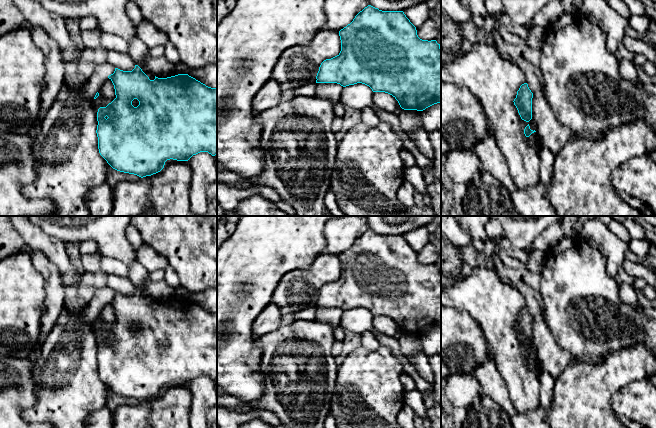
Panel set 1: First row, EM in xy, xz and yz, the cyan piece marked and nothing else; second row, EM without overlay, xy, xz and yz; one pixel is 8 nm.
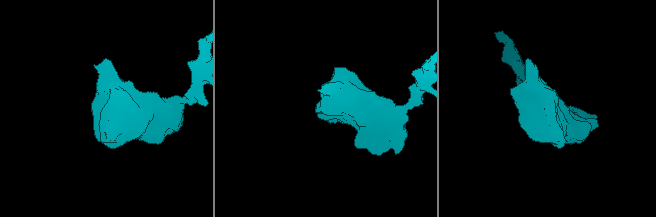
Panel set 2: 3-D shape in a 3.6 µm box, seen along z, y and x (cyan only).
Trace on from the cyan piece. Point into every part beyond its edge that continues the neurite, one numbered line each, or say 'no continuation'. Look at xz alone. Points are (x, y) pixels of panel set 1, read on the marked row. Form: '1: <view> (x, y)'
no continuation

